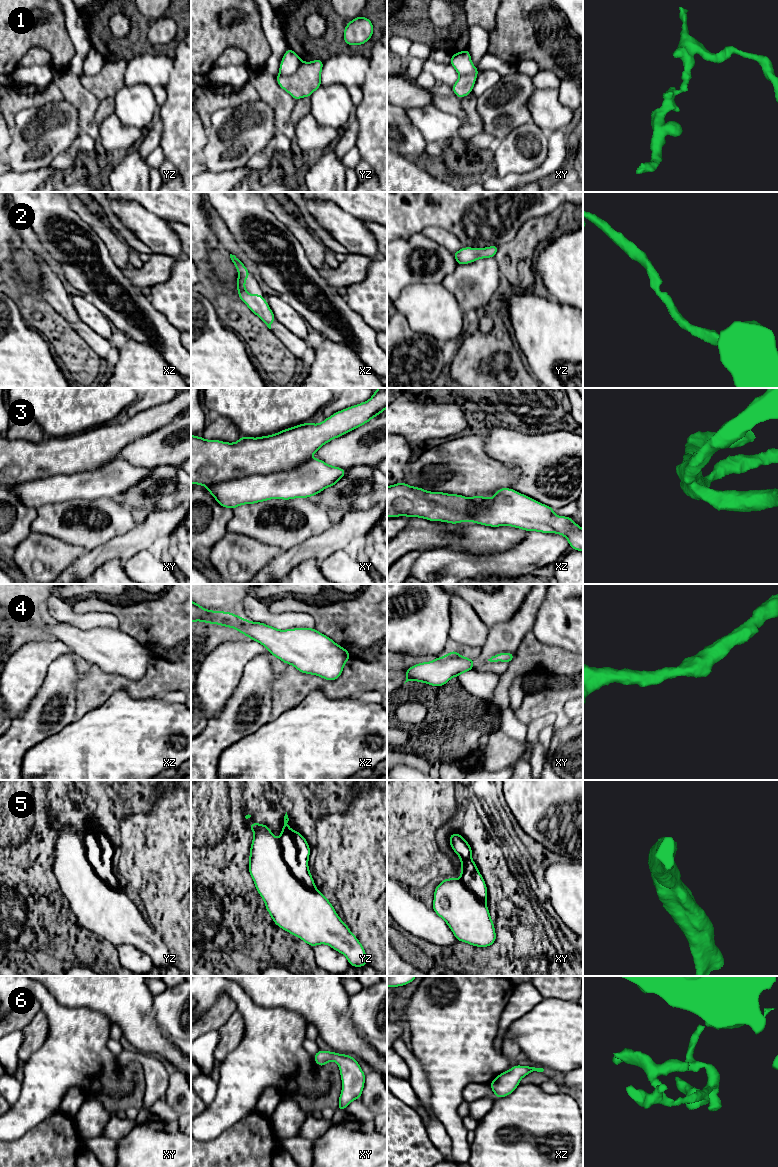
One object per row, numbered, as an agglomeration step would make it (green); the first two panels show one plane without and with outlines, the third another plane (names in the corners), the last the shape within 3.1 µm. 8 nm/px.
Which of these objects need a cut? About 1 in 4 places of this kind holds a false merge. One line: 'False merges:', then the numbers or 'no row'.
False merges: 1, 3, 5

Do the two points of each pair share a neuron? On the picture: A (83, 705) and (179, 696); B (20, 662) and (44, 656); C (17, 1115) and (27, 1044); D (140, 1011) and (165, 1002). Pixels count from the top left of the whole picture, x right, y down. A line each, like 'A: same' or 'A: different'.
A: different
B: same
C: different
D: different

